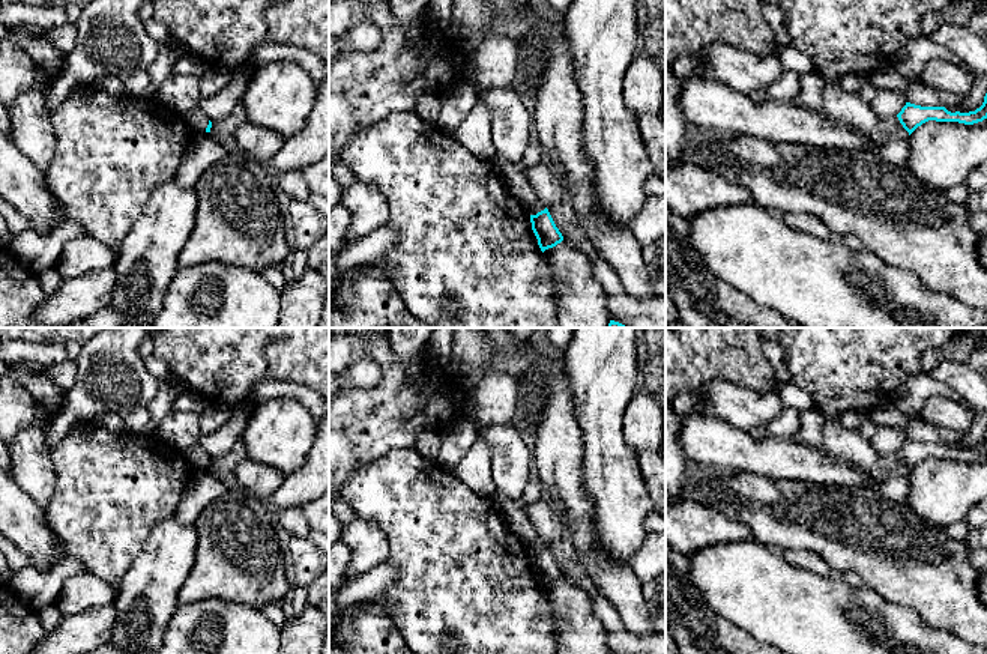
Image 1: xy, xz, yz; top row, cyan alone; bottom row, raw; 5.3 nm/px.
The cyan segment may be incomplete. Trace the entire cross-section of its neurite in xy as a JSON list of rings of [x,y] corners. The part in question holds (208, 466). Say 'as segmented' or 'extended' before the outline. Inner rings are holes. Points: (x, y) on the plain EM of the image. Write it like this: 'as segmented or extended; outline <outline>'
extended; outline [[[200,445],[191,447],[183,454],[186,460],[189,462],[192,471],[210,469],[212,459],[207,456],[207,453]]]

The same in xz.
extended; outline [[[496,490],[491,496],[496,508],[509,531],[512,531],[529,549],[532,567],[538,576],[538,582],[544,589],[563,577],[562,570],[556,564],[548,546],[541,540],[532,522],[512,498]]]

